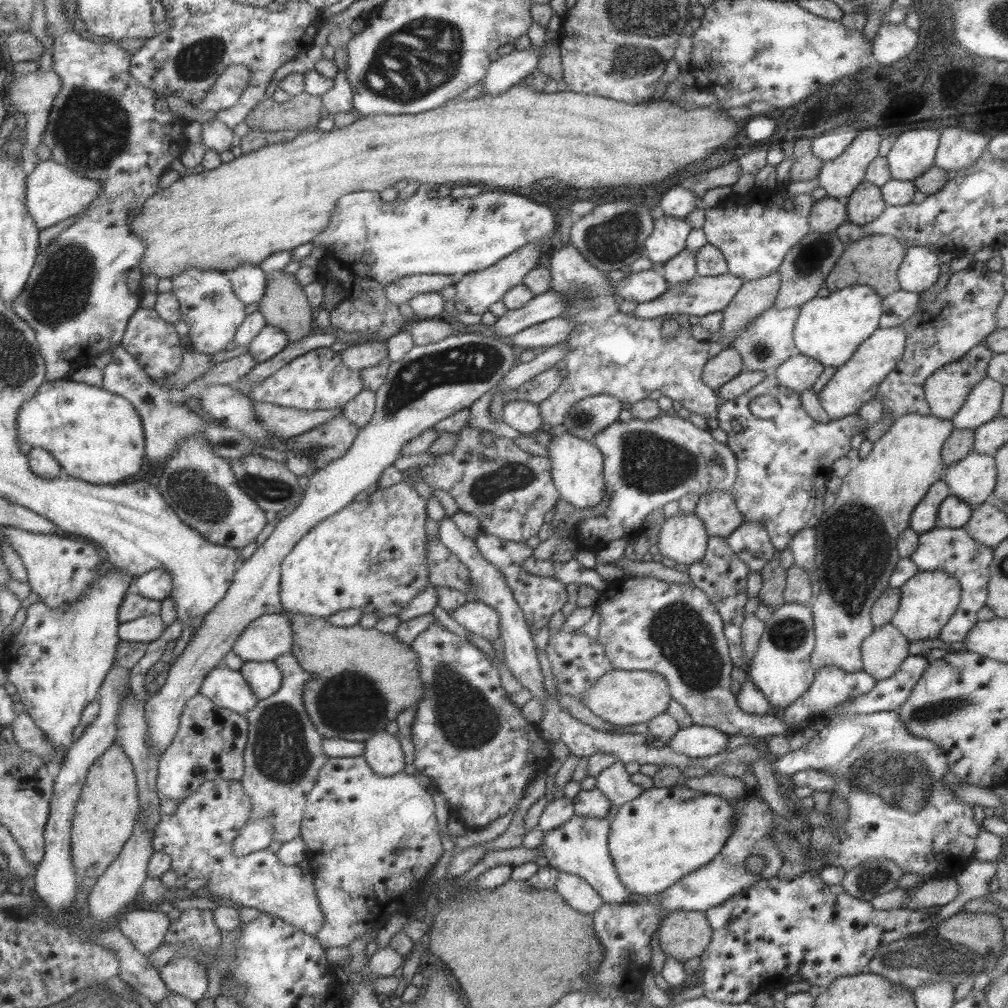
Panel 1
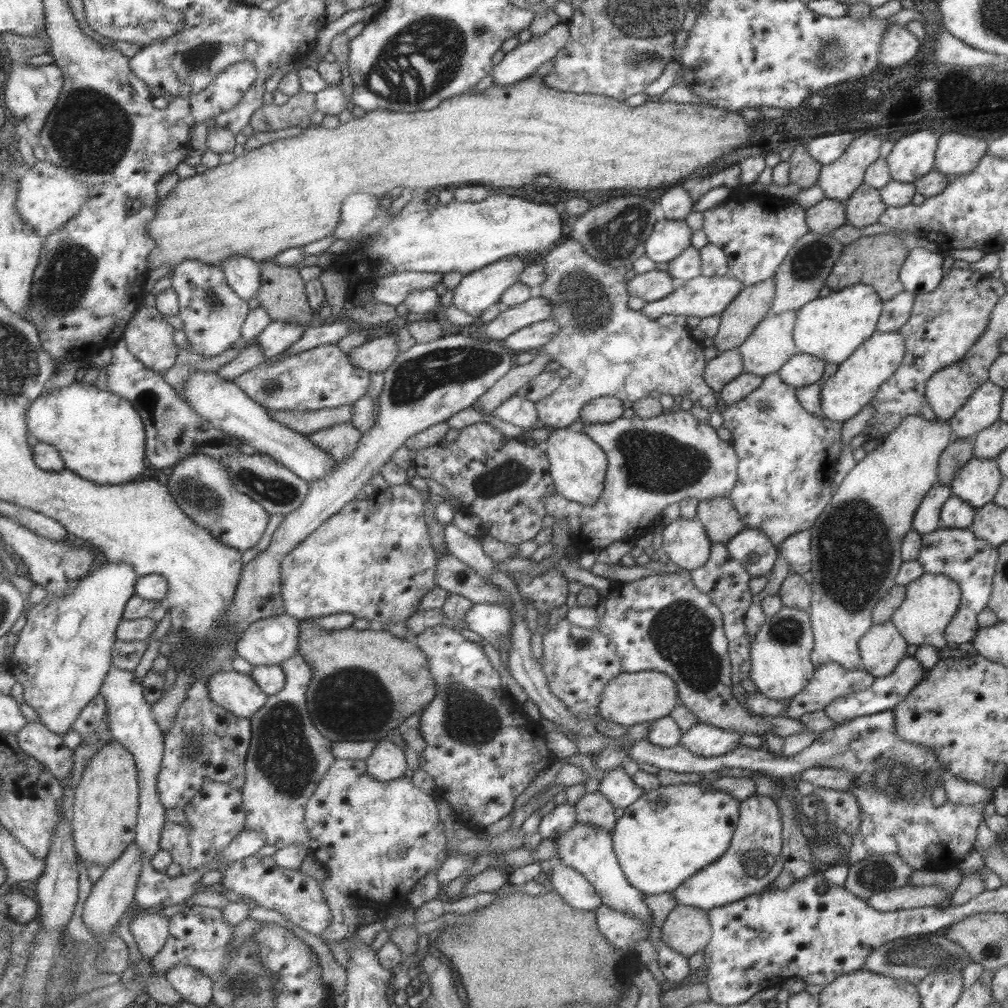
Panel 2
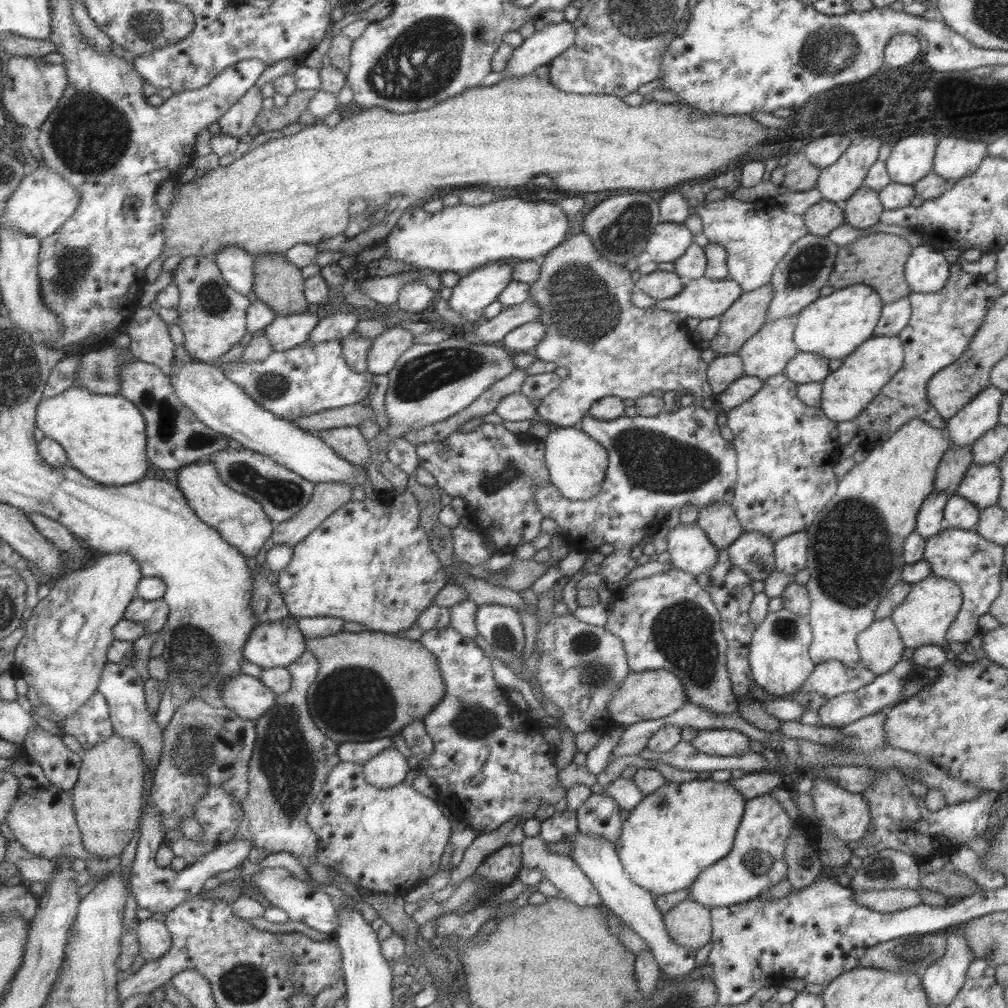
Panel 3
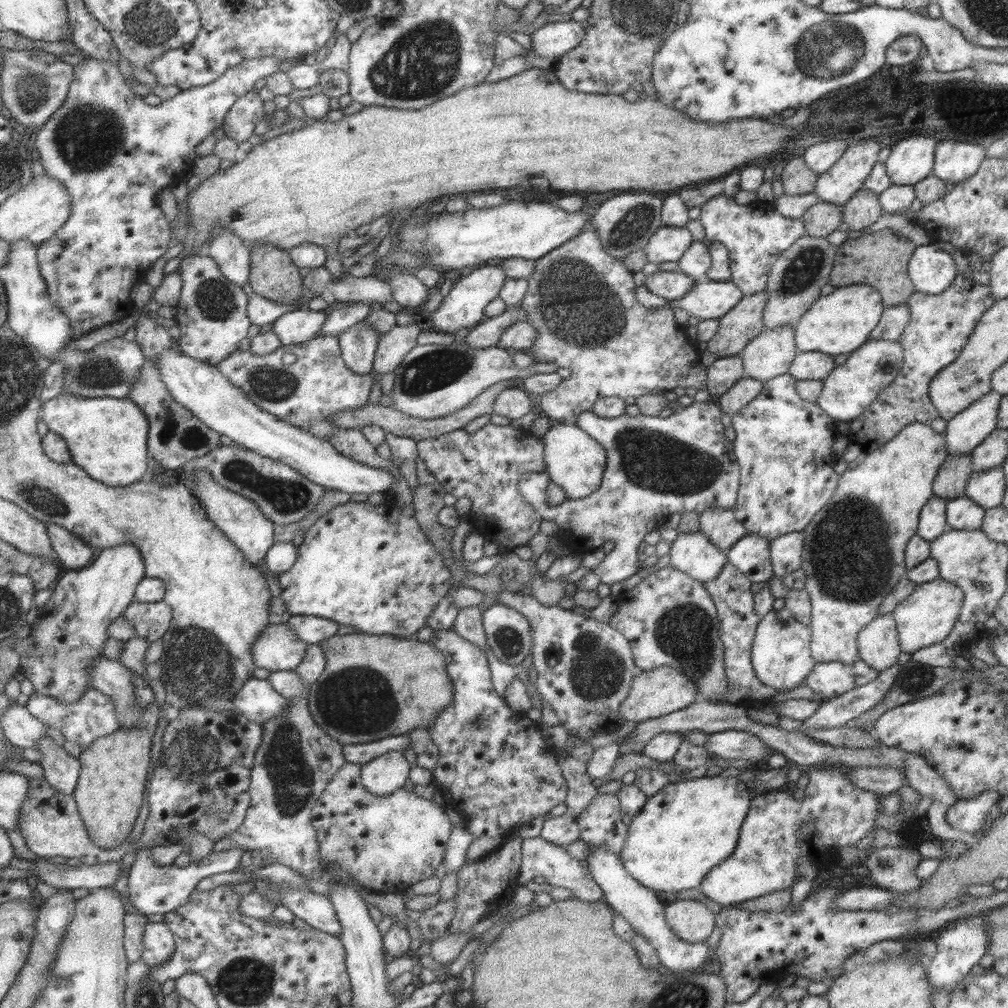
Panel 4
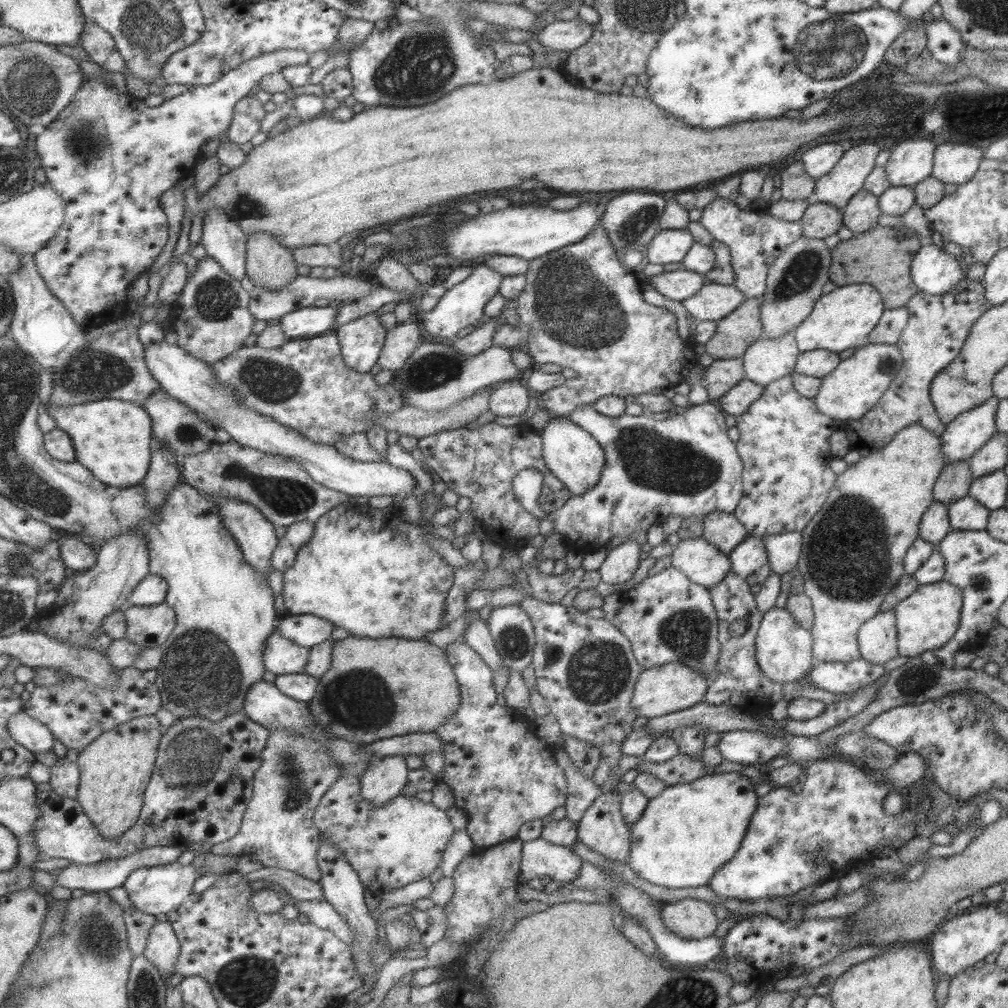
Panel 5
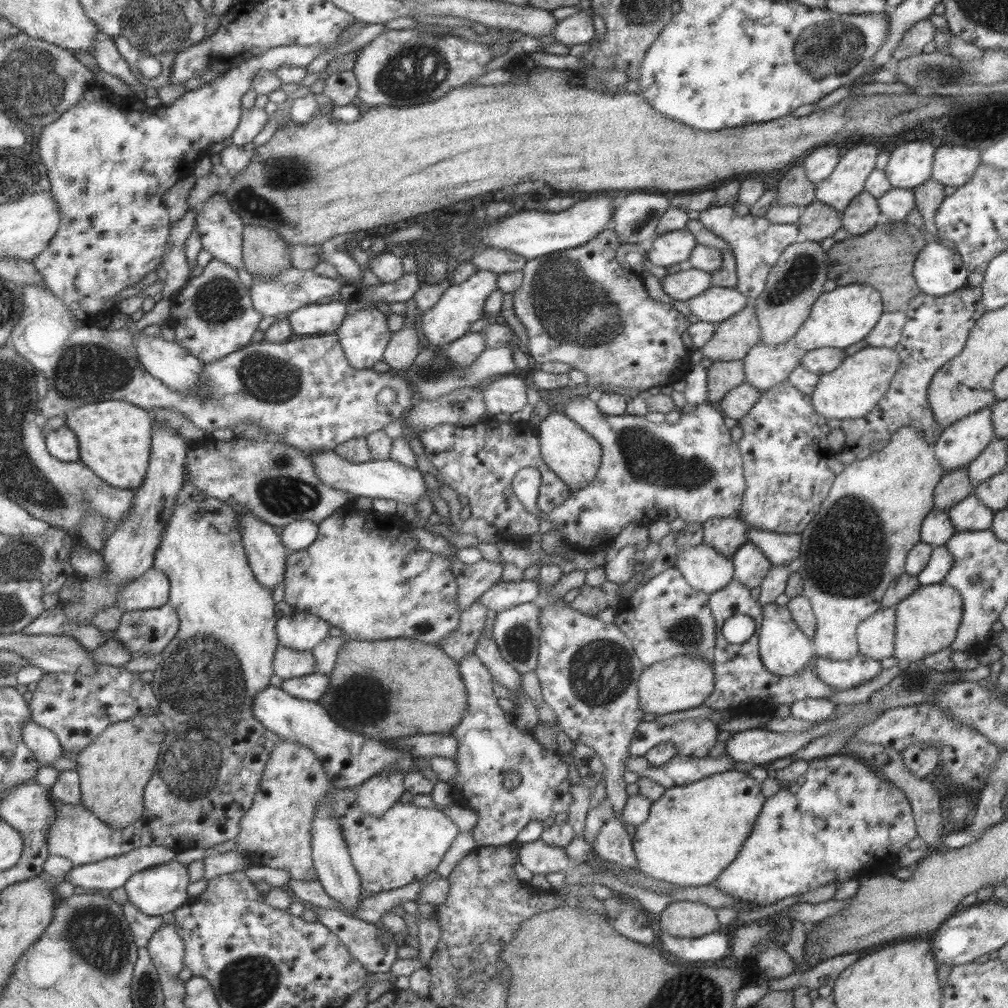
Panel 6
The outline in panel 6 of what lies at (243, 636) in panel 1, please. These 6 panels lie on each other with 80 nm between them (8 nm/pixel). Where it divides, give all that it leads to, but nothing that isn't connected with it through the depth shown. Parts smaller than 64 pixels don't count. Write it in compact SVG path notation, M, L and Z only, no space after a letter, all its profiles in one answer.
M278 642L270 663L273 675L286 679L313 673L314 662L315 659L310 650L293 650Z

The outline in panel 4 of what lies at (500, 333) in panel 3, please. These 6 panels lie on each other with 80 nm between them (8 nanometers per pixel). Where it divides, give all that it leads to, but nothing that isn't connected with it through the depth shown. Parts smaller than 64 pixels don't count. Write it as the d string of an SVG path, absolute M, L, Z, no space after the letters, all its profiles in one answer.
M520 304L507 307L501 314L485 322L479 321L461 342L474 349L496 346L505 329L519 320L525 320L525 312Z

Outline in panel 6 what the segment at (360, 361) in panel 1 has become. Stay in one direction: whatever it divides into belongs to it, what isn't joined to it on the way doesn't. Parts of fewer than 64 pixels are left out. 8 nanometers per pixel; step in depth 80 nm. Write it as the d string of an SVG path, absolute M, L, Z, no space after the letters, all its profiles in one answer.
M411 298L406 301L406 312L401 328L390 334L382 354L380 367L394 370L405 370L413 362L419 347L414 317L417 314L416 303Z

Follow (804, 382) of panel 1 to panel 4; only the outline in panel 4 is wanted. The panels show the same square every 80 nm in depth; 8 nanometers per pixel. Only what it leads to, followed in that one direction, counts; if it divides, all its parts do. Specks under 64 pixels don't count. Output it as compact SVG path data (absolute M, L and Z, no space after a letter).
M798 352L787 374L795 380L823 380L834 367L833 357L821 352Z

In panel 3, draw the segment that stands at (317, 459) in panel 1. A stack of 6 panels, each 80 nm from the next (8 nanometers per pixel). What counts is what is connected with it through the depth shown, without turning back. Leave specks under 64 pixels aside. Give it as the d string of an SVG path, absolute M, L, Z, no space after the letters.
M342 426L316 431L320 438L339 458L355 465L367 466L372 457L366 438L356 426Z

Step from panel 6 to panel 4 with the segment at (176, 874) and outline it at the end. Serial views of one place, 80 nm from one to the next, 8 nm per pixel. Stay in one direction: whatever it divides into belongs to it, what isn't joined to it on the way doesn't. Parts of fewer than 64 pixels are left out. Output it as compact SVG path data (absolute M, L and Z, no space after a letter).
M142 848L131 866L129 872L129 892L131 903L141 913L162 914L181 906L187 897L195 890L197 882L211 874L218 872L231 872L239 864L239 859L245 853L240 848L228 848L220 851L211 851L199 861L191 860L185 867L177 867L173 863L167 866L159 866L152 855L152 849Z

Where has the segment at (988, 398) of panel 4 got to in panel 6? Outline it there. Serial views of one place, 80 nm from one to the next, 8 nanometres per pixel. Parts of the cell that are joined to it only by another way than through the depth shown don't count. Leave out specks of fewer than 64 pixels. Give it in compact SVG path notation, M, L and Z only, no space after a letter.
M992 406L966 414L946 426L934 442L935 458L945 471L967 466L992 441Z

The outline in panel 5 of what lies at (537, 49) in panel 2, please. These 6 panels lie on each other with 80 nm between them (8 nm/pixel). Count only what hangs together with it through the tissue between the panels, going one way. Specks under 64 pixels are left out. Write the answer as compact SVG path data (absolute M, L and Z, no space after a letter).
M579 18L563 21L549 19L546 26L533 34L535 39L549 53L573 51L591 38L593 26Z

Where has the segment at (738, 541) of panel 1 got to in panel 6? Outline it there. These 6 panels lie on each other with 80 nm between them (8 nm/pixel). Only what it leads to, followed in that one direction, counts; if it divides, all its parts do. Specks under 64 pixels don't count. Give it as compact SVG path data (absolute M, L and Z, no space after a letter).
M745 542L730 556L734 568L733 579L741 582L747 588L760 586L772 565L767 561L751 542Z

